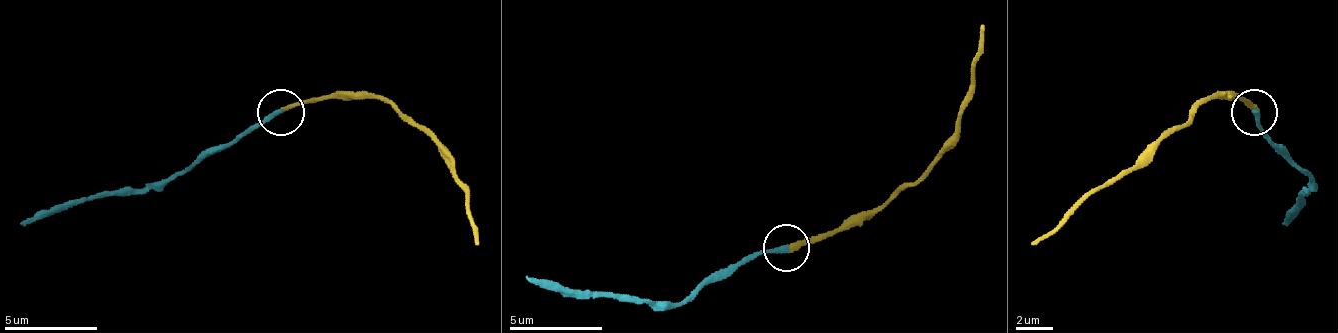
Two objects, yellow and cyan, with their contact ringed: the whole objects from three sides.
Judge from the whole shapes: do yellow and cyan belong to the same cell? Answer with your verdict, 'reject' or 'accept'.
accept

